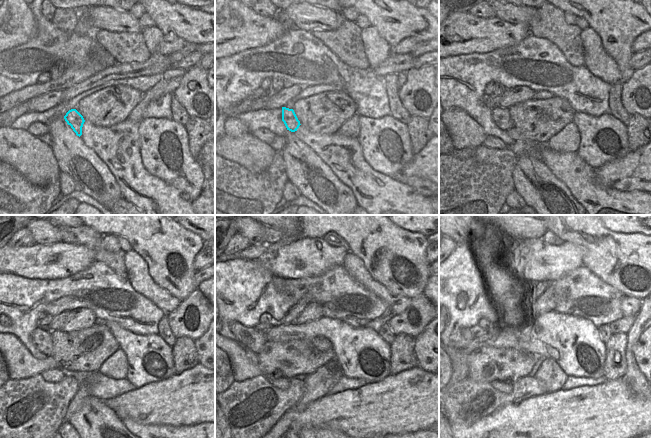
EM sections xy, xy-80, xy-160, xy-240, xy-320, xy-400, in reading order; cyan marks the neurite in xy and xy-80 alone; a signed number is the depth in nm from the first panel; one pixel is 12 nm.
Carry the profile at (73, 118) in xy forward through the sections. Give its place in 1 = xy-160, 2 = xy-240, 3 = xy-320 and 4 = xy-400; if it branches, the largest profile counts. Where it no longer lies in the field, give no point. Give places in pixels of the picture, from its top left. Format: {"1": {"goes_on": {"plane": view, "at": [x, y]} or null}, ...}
{"1": {"goes_on": {"plane": "xy-160", "at": [501, 116]}}, "2": {"goes_on": {"plane": "xy-240", "at": [41, 338]}}, "3": {"goes_on": {"plane": "xy-320", "at": [250, 338]}}, "4": {"goes_on": {"plane": "xy-400", "at": [462, 337]}}}

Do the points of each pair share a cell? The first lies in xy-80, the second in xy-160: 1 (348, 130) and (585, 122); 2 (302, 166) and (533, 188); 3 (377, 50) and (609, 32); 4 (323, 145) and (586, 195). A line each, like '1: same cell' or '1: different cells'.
1: different cells
2: same cell
3: different cells
4: same cell

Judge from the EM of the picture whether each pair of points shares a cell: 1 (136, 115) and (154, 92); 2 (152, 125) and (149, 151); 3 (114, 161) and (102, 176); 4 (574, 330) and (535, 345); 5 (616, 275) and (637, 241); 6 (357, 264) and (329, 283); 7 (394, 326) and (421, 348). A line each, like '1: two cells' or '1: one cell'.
1: one cell
2: one cell
3: two cells
4: one cell
5: one cell
6: two cells
7: two cells

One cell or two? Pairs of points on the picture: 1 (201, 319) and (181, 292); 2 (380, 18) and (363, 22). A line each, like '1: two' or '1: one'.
1: two
2: two

